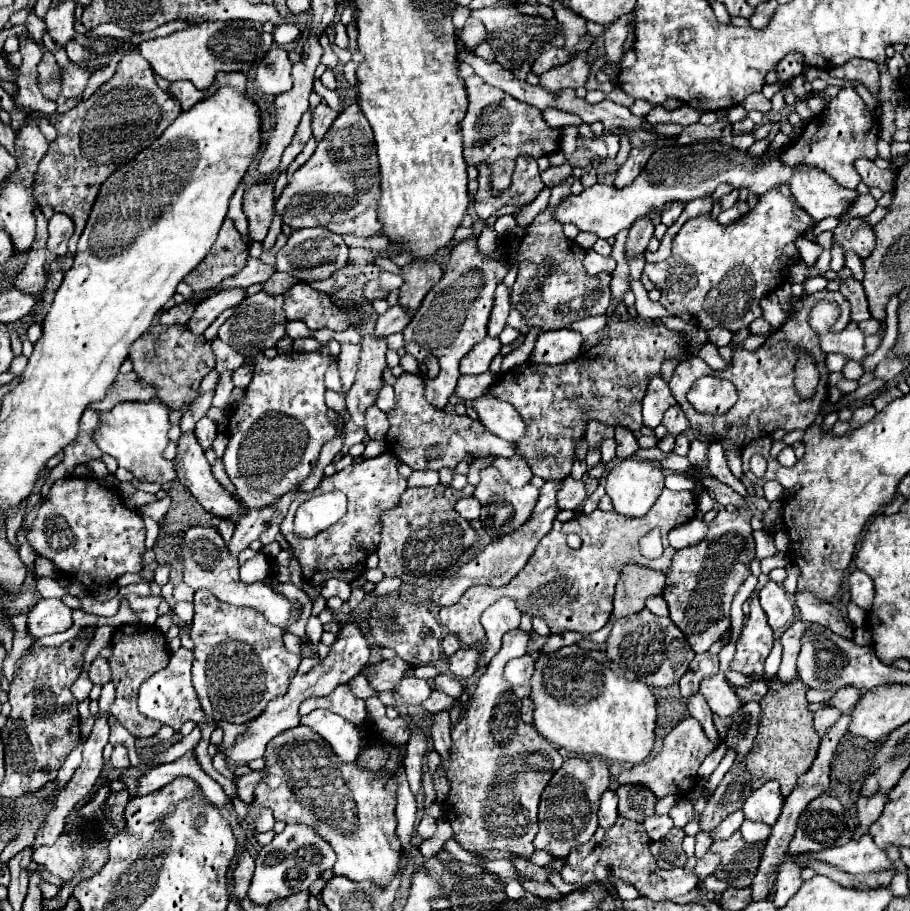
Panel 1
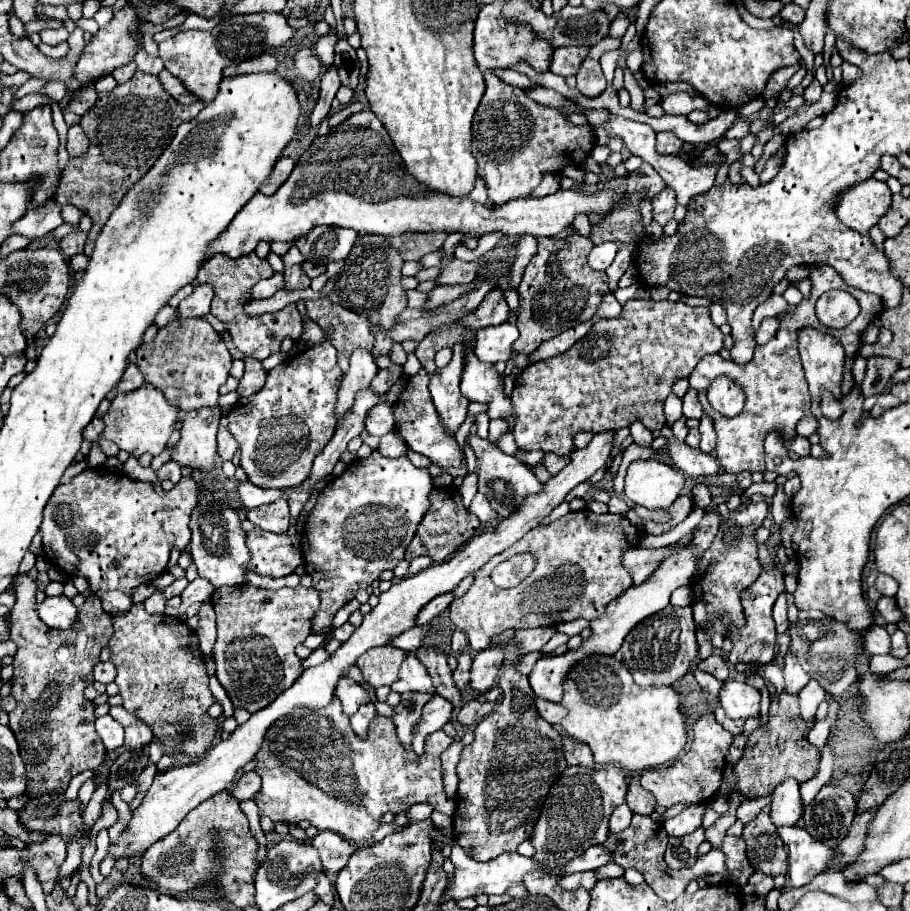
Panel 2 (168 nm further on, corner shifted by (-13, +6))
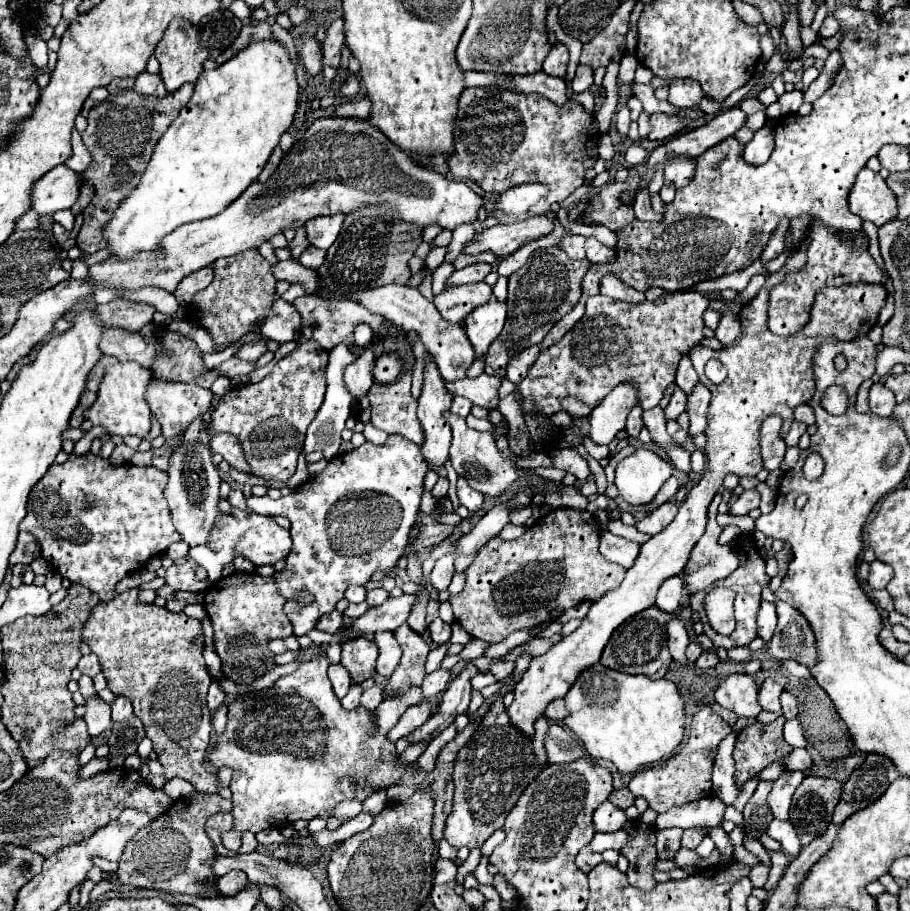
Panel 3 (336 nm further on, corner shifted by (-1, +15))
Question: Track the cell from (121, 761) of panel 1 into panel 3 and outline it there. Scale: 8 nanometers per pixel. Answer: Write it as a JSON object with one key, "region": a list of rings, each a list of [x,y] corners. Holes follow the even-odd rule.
{"region":[[[115,697],[111,707],[113,707],[113,721],[127,721],[127,717],[133,713],[131,701],[127,697]]]}

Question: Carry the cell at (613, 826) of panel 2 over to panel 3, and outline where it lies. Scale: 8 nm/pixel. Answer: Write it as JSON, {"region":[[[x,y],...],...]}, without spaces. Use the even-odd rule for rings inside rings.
{"region":[[[605,801],[601,807],[595,809],[593,813],[593,829],[599,833],[615,833],[627,823],[625,811],[617,809],[609,801]]]}

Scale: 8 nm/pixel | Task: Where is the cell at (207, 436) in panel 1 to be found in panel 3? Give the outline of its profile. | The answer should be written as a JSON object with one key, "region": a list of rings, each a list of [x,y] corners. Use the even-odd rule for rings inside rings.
{"region":[[[217,433],[217,435],[211,439],[211,451],[223,455],[223,459],[225,459],[233,469],[251,475],[251,467],[249,467],[247,459],[245,459],[241,441],[239,441],[235,435],[231,435],[231,433]]]}

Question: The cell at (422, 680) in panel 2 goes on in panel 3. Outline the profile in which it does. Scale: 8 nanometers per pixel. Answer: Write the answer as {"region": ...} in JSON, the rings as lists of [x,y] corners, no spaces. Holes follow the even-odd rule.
{"region":[[[377,631],[377,633],[373,633],[373,641],[379,647],[379,657],[377,657],[375,669],[381,677],[391,677],[391,673],[399,665],[401,647],[399,647],[393,631]]]}

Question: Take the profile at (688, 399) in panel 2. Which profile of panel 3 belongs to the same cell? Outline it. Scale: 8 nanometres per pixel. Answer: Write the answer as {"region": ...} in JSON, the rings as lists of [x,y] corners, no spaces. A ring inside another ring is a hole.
{"region":[[[685,353],[685,357],[683,357],[683,359],[681,359],[681,363],[679,363],[675,383],[677,383],[685,393],[691,393],[693,385],[697,383],[697,371],[695,371],[695,369],[693,369],[693,365],[691,365],[689,353]]]}

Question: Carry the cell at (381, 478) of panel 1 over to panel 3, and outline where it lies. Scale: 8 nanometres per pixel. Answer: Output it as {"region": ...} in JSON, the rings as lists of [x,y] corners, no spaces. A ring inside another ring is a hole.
{"region":[[[389,435],[383,445],[363,443],[361,447],[353,449],[351,453],[341,453],[327,463],[321,475],[309,477],[297,489],[293,489],[287,497],[271,499],[267,495],[262,497],[249,497],[247,507],[261,515],[285,515],[291,521],[291,537],[293,549],[285,557],[285,567],[273,575],[279,587],[279,595],[285,597],[283,611],[293,623],[293,631],[297,637],[307,635],[317,619],[325,613],[331,613],[345,597],[349,585],[365,585],[377,571],[393,571],[399,557],[405,551],[409,531],[417,519],[419,503],[423,495],[423,479],[429,467],[419,453],[419,447],[407,441],[401,435]],[[299,591],[311,591],[315,595],[315,603],[301,607],[293,599]]]}

